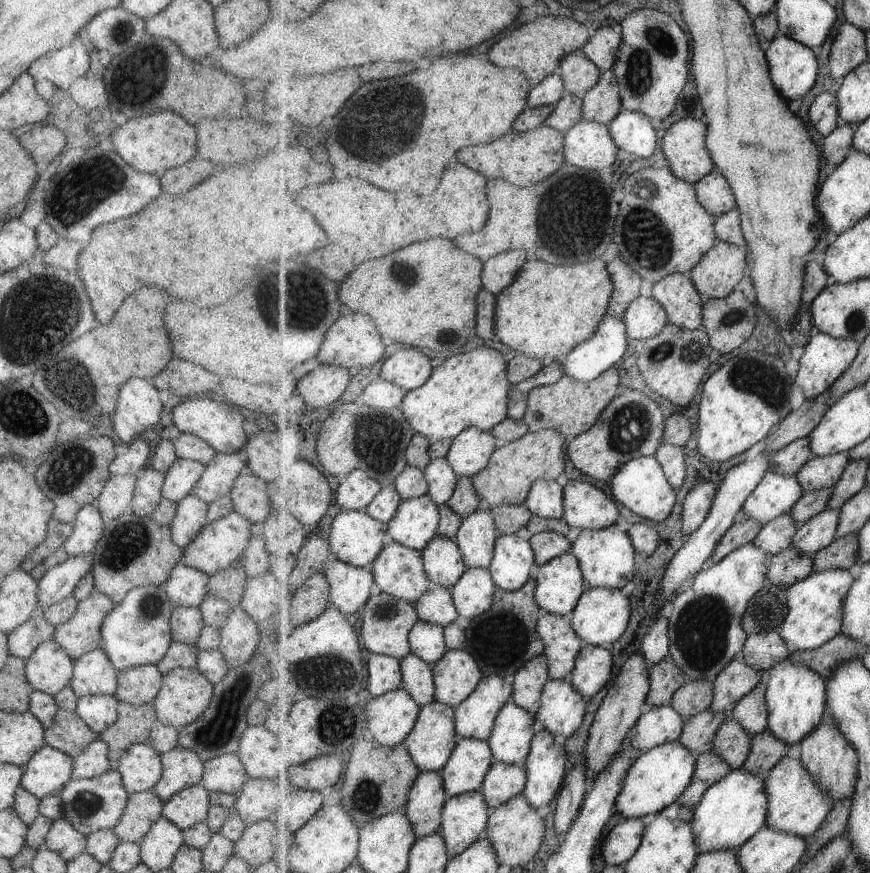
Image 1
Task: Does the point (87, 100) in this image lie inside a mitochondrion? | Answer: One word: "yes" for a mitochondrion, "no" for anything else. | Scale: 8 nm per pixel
no

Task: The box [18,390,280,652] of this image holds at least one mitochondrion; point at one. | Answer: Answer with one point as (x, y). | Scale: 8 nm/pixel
(128, 542)

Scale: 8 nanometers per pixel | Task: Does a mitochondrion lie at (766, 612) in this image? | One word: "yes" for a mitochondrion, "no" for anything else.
no

